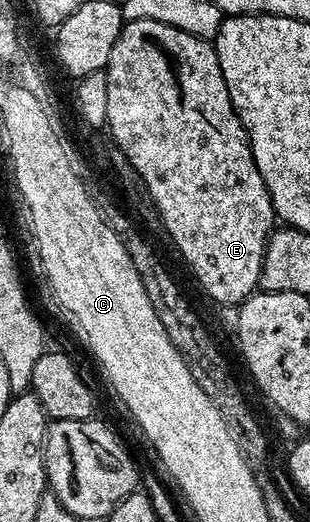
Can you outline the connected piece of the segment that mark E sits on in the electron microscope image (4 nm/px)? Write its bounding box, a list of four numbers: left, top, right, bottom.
[104,20,276,306]

